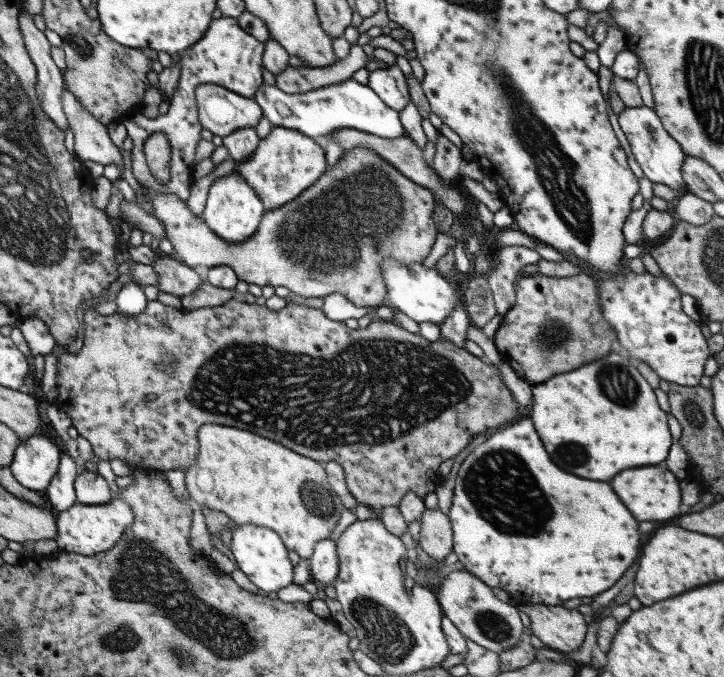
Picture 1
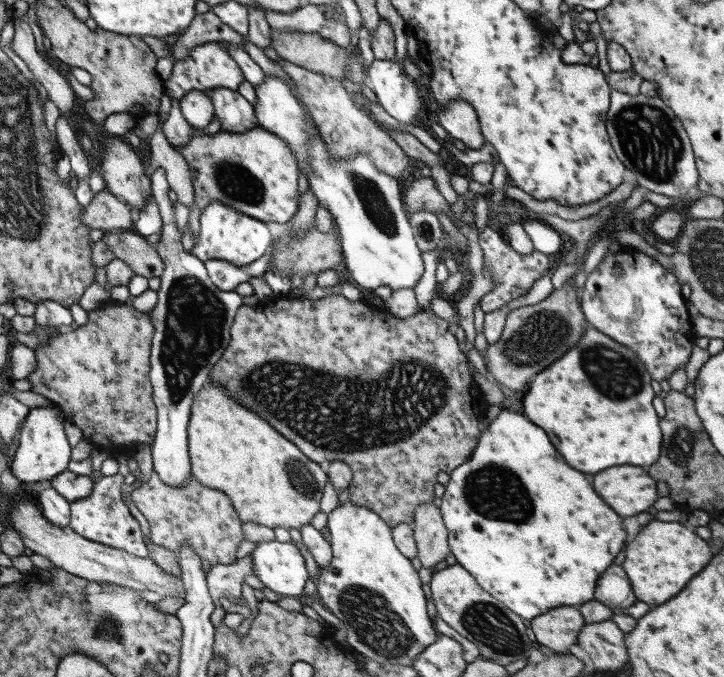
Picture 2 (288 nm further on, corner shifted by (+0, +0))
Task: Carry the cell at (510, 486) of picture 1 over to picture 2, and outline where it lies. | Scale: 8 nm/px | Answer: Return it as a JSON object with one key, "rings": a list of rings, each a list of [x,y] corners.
{"rings":[[[513,408],[511,410],[503,410],[499,412],[499,416],[485,428],[485,432],[479,434],[479,442],[475,446],[475,450],[471,452],[471,458],[467,462],[463,462],[461,466],[457,466],[455,470],[449,472],[449,480],[445,484],[445,494],[441,496],[441,518],[443,524],[447,528],[447,544],[449,544],[449,552],[455,558],[455,562],[459,566],[463,566],[475,580],[475,584],[485,590],[491,598],[499,600],[501,606],[507,606],[509,610],[513,610],[517,616],[521,618],[535,618],[539,614],[545,614],[549,610],[555,608],[563,608],[563,606],[581,606],[589,600],[593,600],[595,596],[595,586],[599,582],[599,576],[611,566],[611,562],[615,560],[615,556],[619,554],[619,550],[623,548],[623,540],[625,540],[625,530],[623,524],[619,520],[619,516],[605,504],[601,502],[601,498],[595,494],[593,486],[585,480],[585,476],[577,470],[571,470],[563,458],[557,458],[557,452],[553,450],[553,446],[549,444],[547,436],[543,430],[539,430],[535,424],[531,424],[529,420],[525,420],[523,414],[517,414]]]}

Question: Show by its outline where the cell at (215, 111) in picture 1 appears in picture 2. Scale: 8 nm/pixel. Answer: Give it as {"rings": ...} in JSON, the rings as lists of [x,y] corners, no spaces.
{"rings":[[[189,90],[183,98],[179,98],[181,118],[193,128],[207,128],[215,120],[215,110],[207,92]]]}

